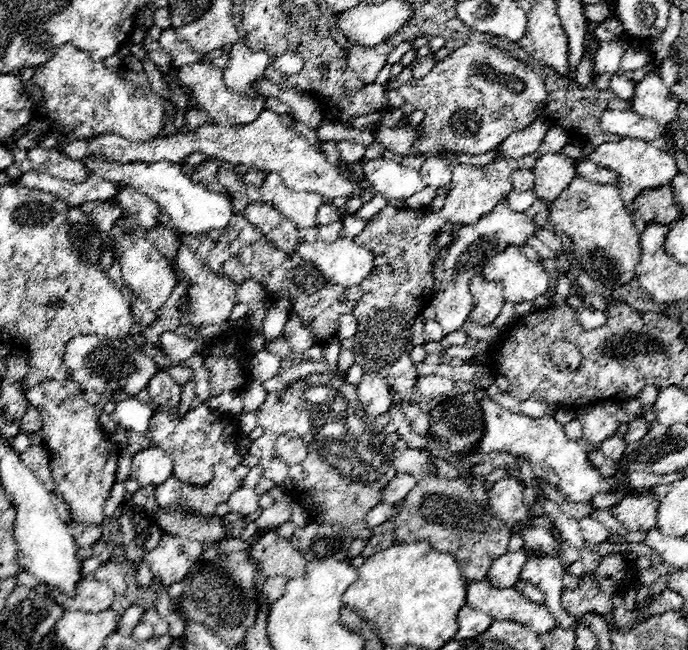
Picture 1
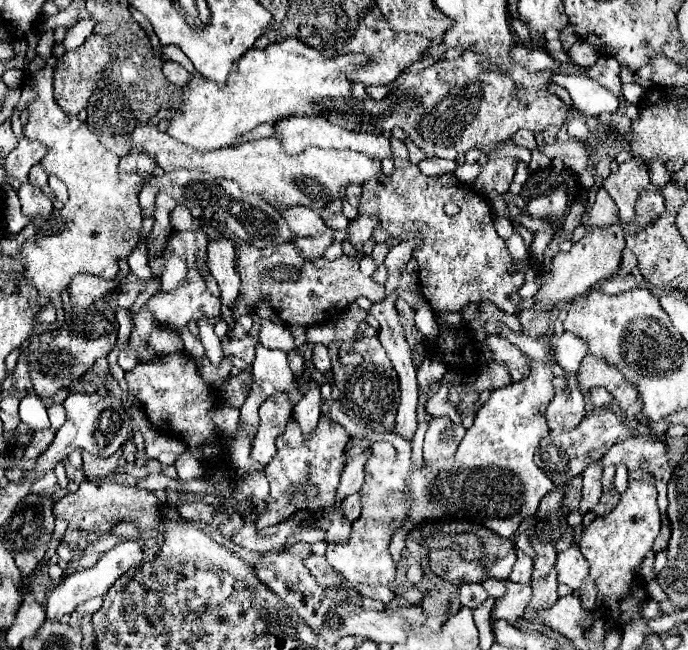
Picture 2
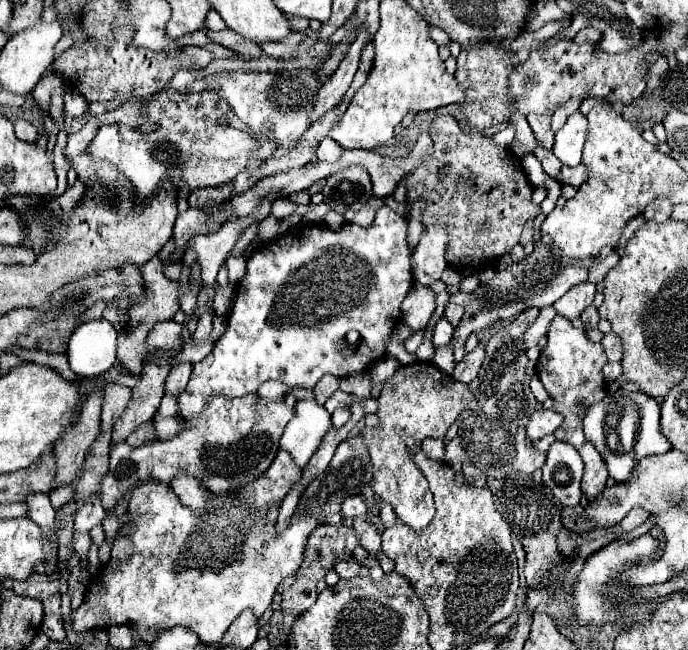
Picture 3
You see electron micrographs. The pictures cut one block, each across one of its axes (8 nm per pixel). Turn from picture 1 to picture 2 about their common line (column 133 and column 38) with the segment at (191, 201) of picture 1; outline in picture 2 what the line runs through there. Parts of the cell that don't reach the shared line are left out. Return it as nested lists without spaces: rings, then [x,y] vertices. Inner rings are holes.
[[[40,164],[32,166],[32,170],[30,170],[30,182],[34,186],[38,186],[38,188],[46,188],[48,186],[48,174],[46,174],[46,170]]]

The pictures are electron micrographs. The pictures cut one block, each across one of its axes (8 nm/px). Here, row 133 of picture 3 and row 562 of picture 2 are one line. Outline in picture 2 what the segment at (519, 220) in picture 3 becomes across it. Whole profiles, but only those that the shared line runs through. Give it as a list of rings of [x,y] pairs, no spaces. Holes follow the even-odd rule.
[[[436,550],[436,556],[430,554],[430,560],[436,560],[436,576],[454,584],[472,584],[486,578],[486,568],[478,560],[464,562],[456,550]]]

